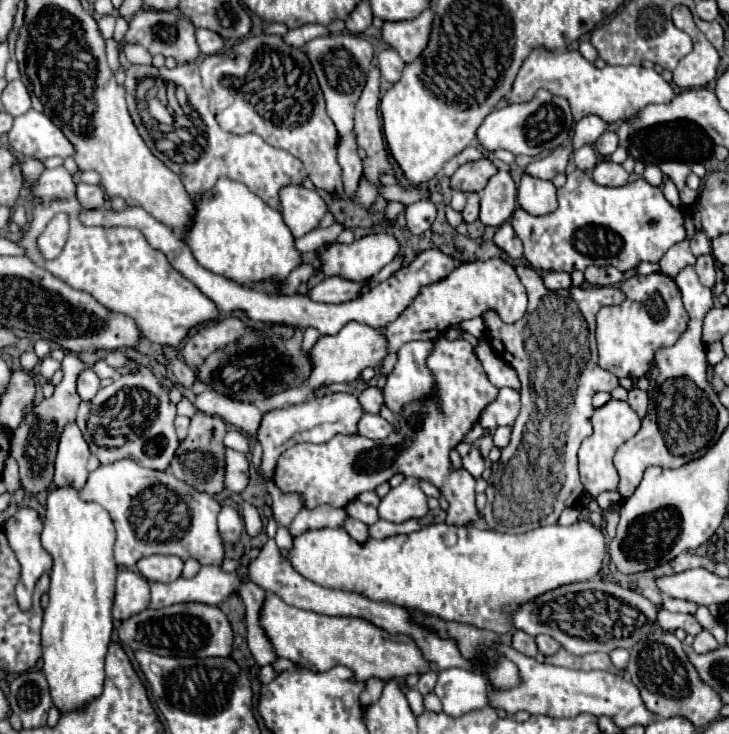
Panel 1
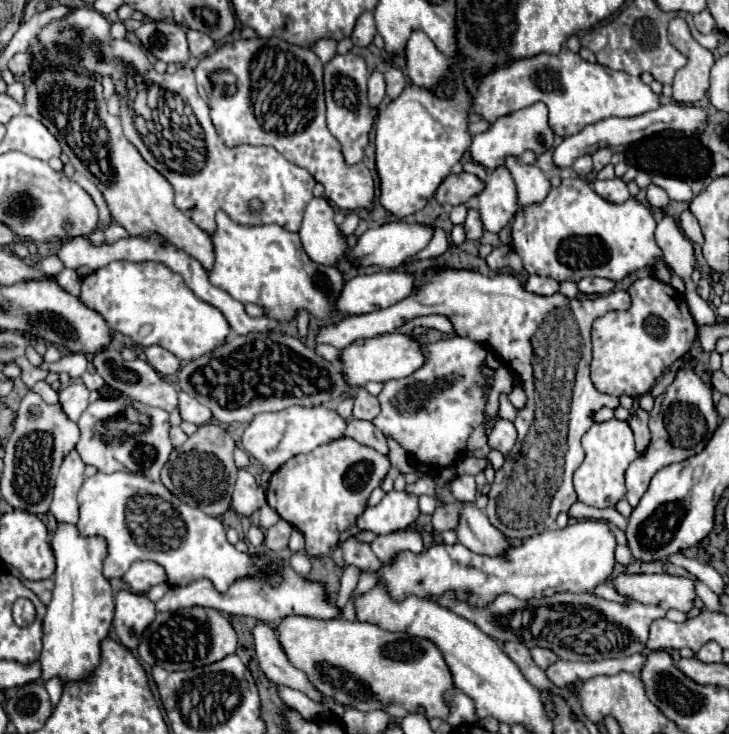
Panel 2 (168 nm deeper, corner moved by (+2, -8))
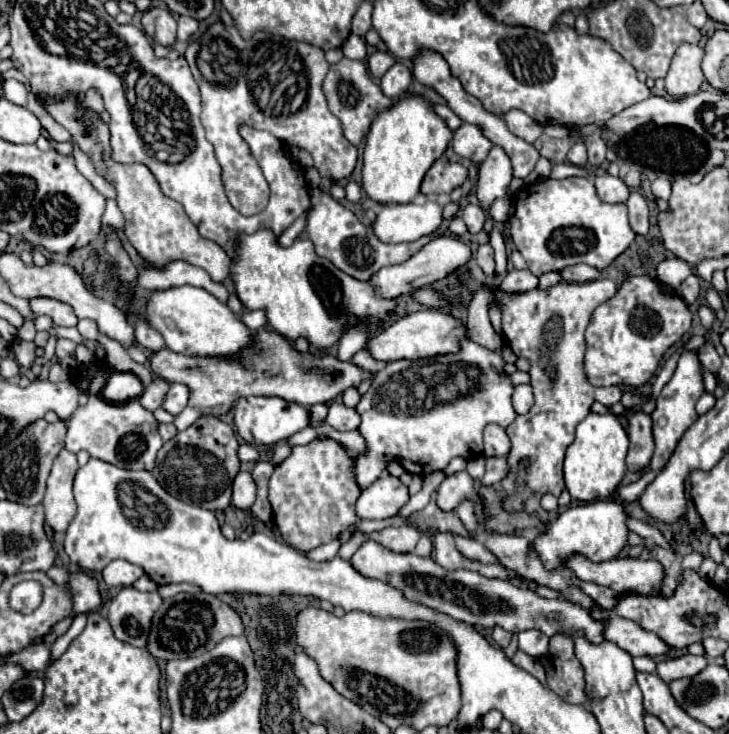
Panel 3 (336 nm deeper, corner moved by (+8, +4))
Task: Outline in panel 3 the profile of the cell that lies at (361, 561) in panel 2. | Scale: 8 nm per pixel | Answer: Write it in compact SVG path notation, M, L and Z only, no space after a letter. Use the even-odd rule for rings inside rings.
M365 540L359 546L359 550L351 558L351 564L367 578L377 578L403 590L409 600L423 602L483 630L491 630L495 626L501 626L509 632L523 632L535 628L549 638L559 632L567 632L567 636L571 638L575 638L575 632L587 632L587 640L591 640L591 644L599 644L599 640L605 640L603 624L595 624L595 620L591 620L591 616L587 616L587 612L583 612L579 604L571 604L571 600L563 598L547 600L535 590L513 586L507 580L487 578L471 570L445 570L433 558L395 554L373 540Z

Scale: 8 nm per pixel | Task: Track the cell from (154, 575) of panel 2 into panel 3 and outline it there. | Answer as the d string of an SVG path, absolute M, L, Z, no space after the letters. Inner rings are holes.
M113 560L103 570L103 580L107 586L131 586L137 578L141 578L145 572L137 564L131 564L127 560Z

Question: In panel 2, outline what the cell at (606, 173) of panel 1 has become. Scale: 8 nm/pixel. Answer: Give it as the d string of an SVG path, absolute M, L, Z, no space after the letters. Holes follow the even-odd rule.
M611 178L611 180L595 180L593 182L593 190L605 198L607 202L613 202L613 204L623 204L627 202L631 196L629 196L629 190L627 190L627 184L621 180L621 178Z

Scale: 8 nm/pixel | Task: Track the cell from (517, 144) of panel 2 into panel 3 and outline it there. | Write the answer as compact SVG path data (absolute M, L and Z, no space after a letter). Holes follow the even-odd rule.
M461 124L453 134L453 150L475 164L481 164L487 158L487 152L493 148L491 140L483 136L483 128L475 124Z

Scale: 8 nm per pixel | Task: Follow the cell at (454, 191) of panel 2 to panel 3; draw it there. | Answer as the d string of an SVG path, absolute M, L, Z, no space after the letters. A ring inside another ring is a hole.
M437 160L423 178L421 192L423 194L449 194L455 188L463 186L467 180L467 166L459 162L441 162Z

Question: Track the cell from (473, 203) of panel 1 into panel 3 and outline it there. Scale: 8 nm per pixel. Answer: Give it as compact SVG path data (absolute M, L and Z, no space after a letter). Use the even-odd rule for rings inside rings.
M467 204L461 210L461 218L467 224L467 230L471 234L479 234L483 230L483 222L485 222L485 210L479 204Z

